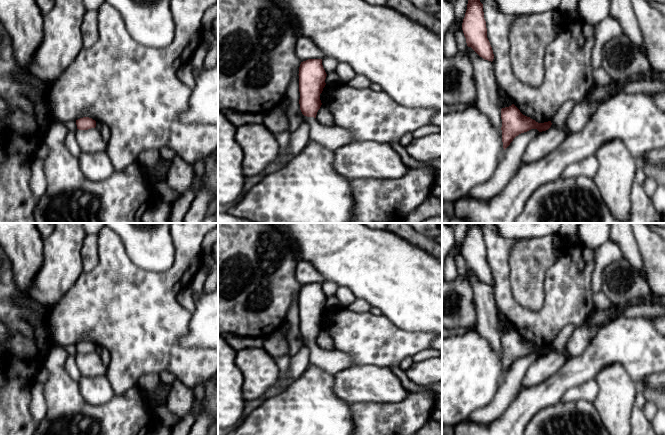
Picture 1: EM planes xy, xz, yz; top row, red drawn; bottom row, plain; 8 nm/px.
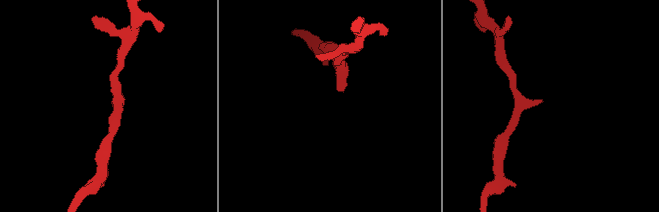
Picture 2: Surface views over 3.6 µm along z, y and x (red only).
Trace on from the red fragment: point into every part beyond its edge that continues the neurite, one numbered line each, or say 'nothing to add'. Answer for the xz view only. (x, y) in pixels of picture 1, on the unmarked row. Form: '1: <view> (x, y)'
1: xz (331, 361)

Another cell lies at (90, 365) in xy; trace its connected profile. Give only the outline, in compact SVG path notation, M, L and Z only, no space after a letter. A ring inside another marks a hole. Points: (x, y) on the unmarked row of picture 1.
M96 351L88 354L77 353L76 363L81 376L91 378L107 375L107 366L102 362L101 357Z

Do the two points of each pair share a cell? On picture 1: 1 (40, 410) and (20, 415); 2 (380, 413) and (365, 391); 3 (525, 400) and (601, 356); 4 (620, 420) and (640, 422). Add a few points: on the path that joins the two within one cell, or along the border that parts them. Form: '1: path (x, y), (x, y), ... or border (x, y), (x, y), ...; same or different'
1: border (31, 391), (30, 413), (36, 424); different
2: border (397, 402), (353, 402), (350, 405); different
3: path (544, 394), (582, 368); same
4: border (634, 406), (631, 412), (630, 424); different

